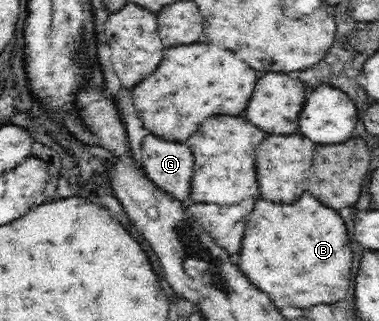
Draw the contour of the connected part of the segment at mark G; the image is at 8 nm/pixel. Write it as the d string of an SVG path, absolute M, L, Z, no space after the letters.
M148 134L142 142L141 164L144 174L157 187L178 200L188 198L194 158L184 142L166 142Z

